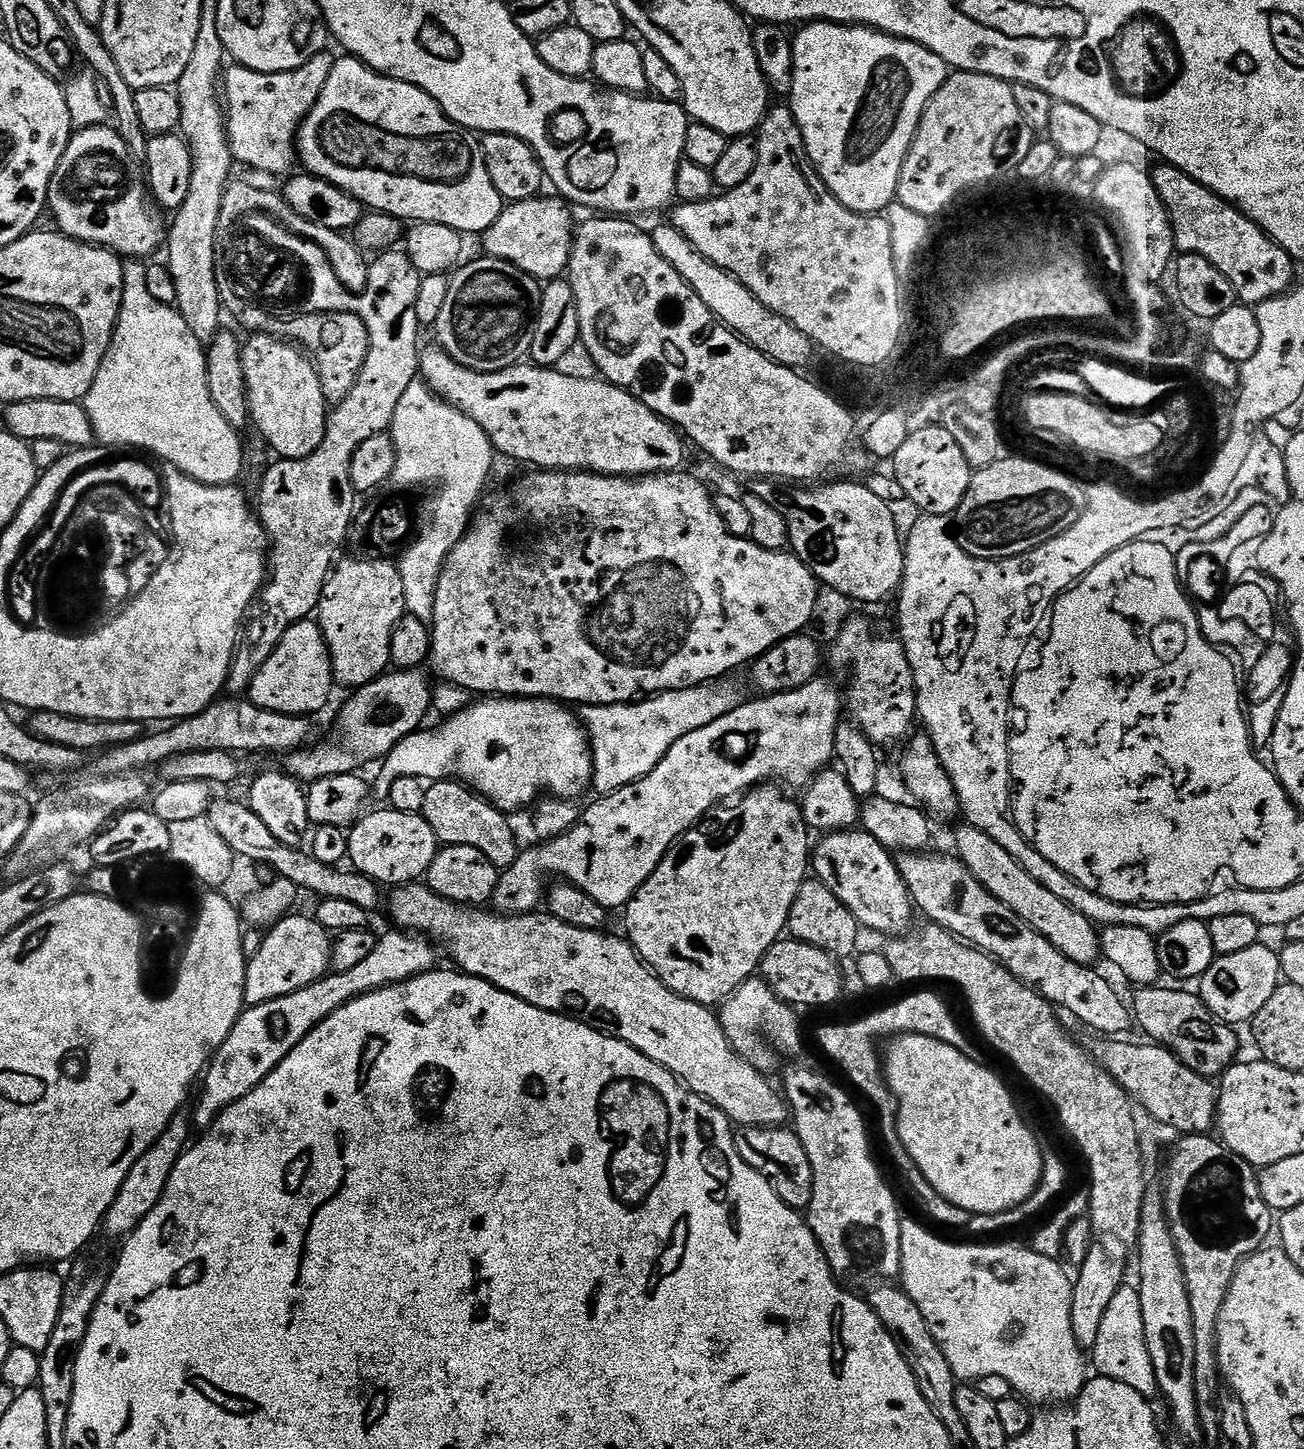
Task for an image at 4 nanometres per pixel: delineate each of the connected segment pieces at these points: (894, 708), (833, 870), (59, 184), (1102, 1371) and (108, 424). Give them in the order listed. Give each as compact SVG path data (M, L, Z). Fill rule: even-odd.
M856 614L845 621L838 637L834 640L834 645L844 655L845 662L852 664L852 681L848 684L848 692L846 688L846 708L847 711L848 708L852 711L851 719L877 746L892 744L900 739L903 741L913 731L912 723L917 723L918 720L914 674L906 658L904 643L895 635L879 636L878 633L872 632L871 622L866 617Z
M863 830L830 832L821 840L824 841L817 848L815 845L810 860L815 879L823 882L839 898L842 906L854 914L861 929L885 932L888 938L907 933L913 927L914 905L906 890L906 882L902 882L898 874L893 853Z
M97 126L95 128L81 128L73 131L72 137L68 139L66 150L62 154L62 158L58 162L58 170L54 170L54 178L50 182L50 190L48 191L47 211L52 212L52 216L56 219L55 227L64 236L69 236L75 240L81 240L87 244L97 244L99 248L108 248L111 252L116 253L121 258L129 258L128 256L148 256L151 252L161 251L162 245L166 240L166 224L160 221L158 217L152 213L154 209L153 201L150 199L150 193L146 183L146 173L142 167L141 161L134 158L134 154L130 154L130 146L126 146L126 142L122 142L120 133L112 126Z
M1122 1286L1114 1294L1110 1306L1106 1306L1106 1314L1102 1314L1102 1327L1098 1329L1098 1342L1090 1350L1090 1356L1096 1363L1095 1371L1106 1378L1114 1378L1114 1382L1122 1382L1126 1386L1138 1390L1138 1394L1152 1398L1157 1395L1154 1362L1150 1362L1150 1350L1146 1346L1146 1325L1142 1323L1142 1302L1139 1287Z
M132 266L125 267L122 306L118 314L116 329L112 335L110 346L106 350L106 358L102 358L102 366L98 366L98 374L94 378L94 386L90 386L90 390L82 401L86 414L92 423L96 440L101 445L111 446L112 448L143 450L145 453L147 453L146 451L153 452L154 455L161 456L165 460L165 465L182 470L190 478L194 478L203 484L236 484L239 478L239 470L242 468L242 436L222 416L222 411L218 410L218 406L214 404L210 396L210 389L207 386L207 358L205 353L205 345L200 344L198 338L194 338L194 333L190 330L190 326L186 326L186 318L182 318L182 314L176 311L173 305L158 302L149 293L149 287L146 286L146 278L142 275L141 269L132 268Z

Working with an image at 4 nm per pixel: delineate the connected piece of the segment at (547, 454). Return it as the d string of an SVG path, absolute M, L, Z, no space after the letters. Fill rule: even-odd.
M439 346L433 348L425 347L420 353L419 375L439 395L443 396L450 404L455 404L462 411L467 412L469 416L475 418L478 426L486 430L486 434L492 440L492 446L496 449L501 457L509 456L512 460L517 460L520 464L533 464L531 467L536 470L571 470L574 472L599 472L601 476L627 476L635 478L638 476L650 476L657 472L678 472L685 467L684 465L684 444L686 440L678 431L676 425L662 420L650 406L646 406L638 398L634 398L625 388L619 388L616 384L610 384L603 378L596 380L587 380L584 376L567 376L564 372L556 372L552 366L537 366L531 362L521 362L512 365L511 368L503 368L497 372L479 372L473 368L467 368L459 364L450 354Z

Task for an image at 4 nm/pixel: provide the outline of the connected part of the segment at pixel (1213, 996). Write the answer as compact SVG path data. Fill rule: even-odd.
M1261 942L1250 946L1250 950L1241 950L1238 954L1217 956L1210 970L1206 970L1206 974L1200 977L1198 995L1210 1014L1214 1014L1223 1024L1247 1025L1258 1014L1258 1010L1266 1006L1270 994L1274 994L1274 990L1282 982L1277 949L1267 948L1266 944Z

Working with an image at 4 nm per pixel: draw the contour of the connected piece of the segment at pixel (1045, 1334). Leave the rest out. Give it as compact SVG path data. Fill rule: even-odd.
M904 1218L900 1221L899 1283L902 1285L906 1295L914 1300L914 1304L922 1312L926 1325L929 1326L930 1334L934 1336L939 1349L945 1354L957 1381L975 1382L982 1378L990 1378L990 1374L998 1374L998 1378L1006 1378L1006 1382L1010 1382L1013 1393L1017 1397L1023 1398L1033 1405L1048 1406L1055 1402L1057 1405L1064 1406L1069 1402L1075 1401L1086 1383L1086 1375L1084 1376L1085 1353L1078 1346L1078 1342L1074 1338L1074 1330L1070 1326L1070 1302L1072 1301L1073 1281L1070 1279L1070 1276L1068 1280L1067 1274L1064 1273L1063 1263L1060 1260L1042 1258L1042 1254L1035 1252L1031 1246L1019 1248L1016 1244L972 1243L976 1244L947 1244L942 1237L935 1236L932 1232L927 1232L916 1220Z

